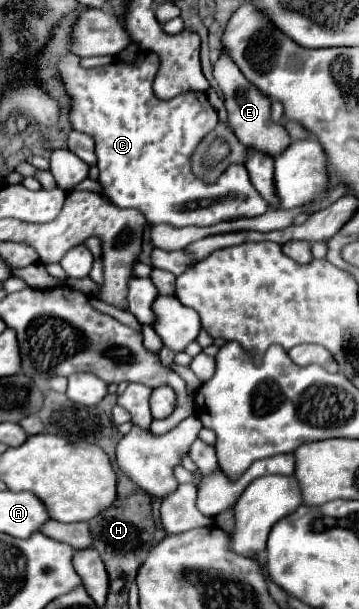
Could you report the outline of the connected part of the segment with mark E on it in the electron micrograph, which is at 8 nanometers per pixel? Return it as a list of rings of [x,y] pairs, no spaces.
[[[221,54],[221,58],[215,64],[213,76],[225,96],[225,108],[229,112],[229,124],[235,130],[241,144],[247,148],[253,148],[257,152],[263,152],[267,156],[277,156],[285,146],[289,146],[291,138],[285,132],[285,128],[271,120],[271,100],[265,98],[253,84],[247,82],[247,78],[241,74],[241,70],[233,64],[233,60],[227,54]]]

